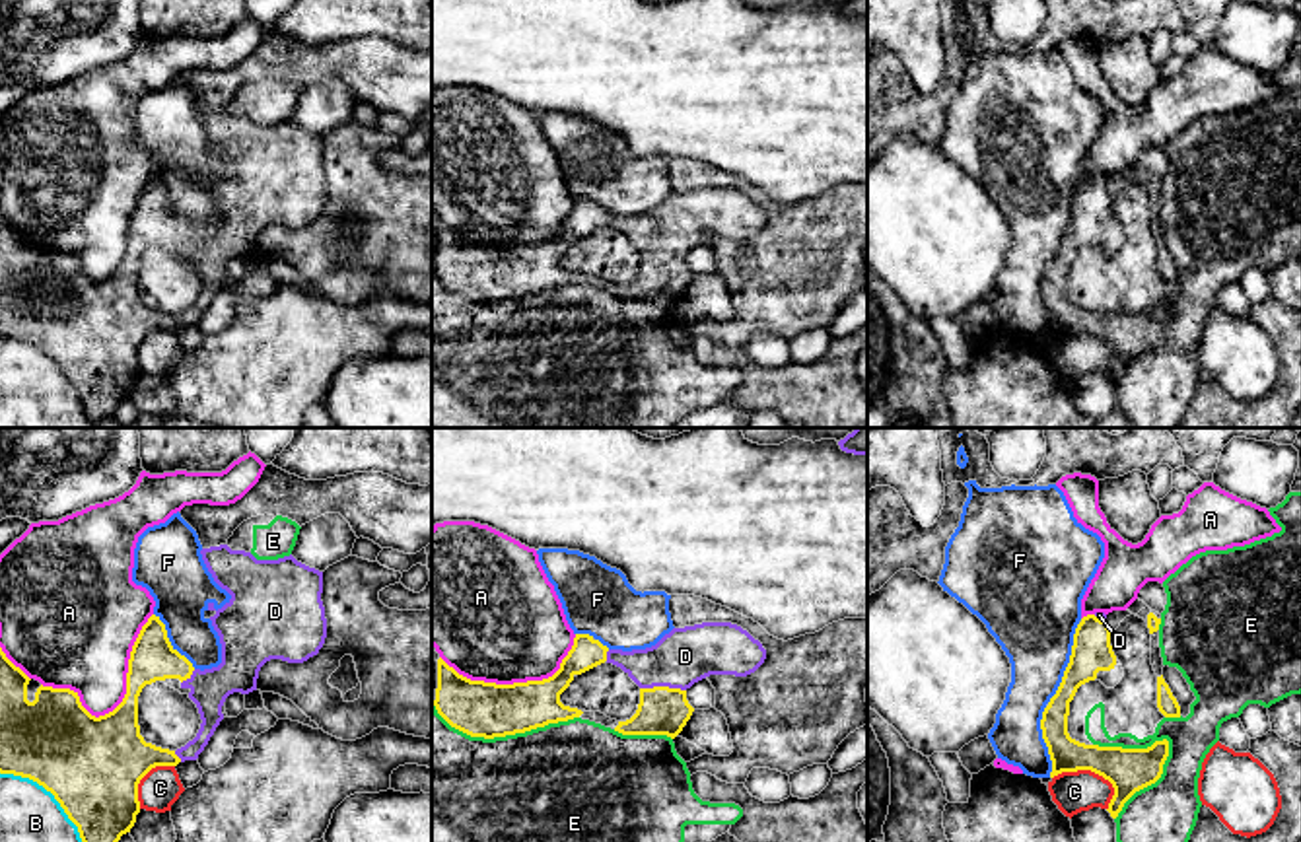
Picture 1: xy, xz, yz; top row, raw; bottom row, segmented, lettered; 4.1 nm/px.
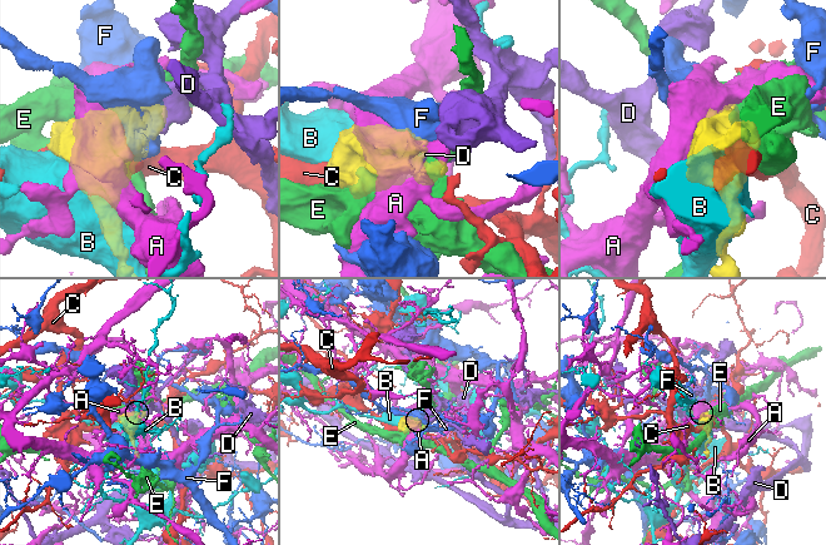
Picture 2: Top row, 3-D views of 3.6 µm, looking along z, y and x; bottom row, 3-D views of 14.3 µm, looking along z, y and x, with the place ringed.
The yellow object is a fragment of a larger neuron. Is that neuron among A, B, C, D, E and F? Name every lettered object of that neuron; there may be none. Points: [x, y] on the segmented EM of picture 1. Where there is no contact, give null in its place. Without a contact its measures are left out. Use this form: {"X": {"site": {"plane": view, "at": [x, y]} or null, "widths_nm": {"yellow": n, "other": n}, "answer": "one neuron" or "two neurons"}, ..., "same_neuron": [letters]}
{"A": {"site": {"plane": "xy", "at": [123, 699]}, "widths_nm": {"yellow": 340, "other": 340}, "answer": "two neurons"}, "B": {"site": {"plane": "xy", "at": [49, 790]}, "widths_nm": {"yellow": 400, "other": 240}, "answer": "two neurons"}, "C": {"site": {"plane": "yz", "at": [1088, 769]}, "widths_nm": {"yellow": 180, "other": 170}, "answer": "two neurons"}, "D": {"site": {"plane": "xz", "at": [664, 687]}, "widths_nm": {"yellow": 200, "other": 240}, "answer": "one neuron"}, "E": {"site": {"plane": "yz", "at": [1154, 782]}, "widths_nm": {"yellow": 180, "other": 260}, "answer": "two neurons"}, "F": {"site": {"plane": "yz", "at": [1068, 664]}, "widths_nm": {"yellow": 170, "other": 360}, "answer": "two neurons"}, "same_neuron": ["D"]}

